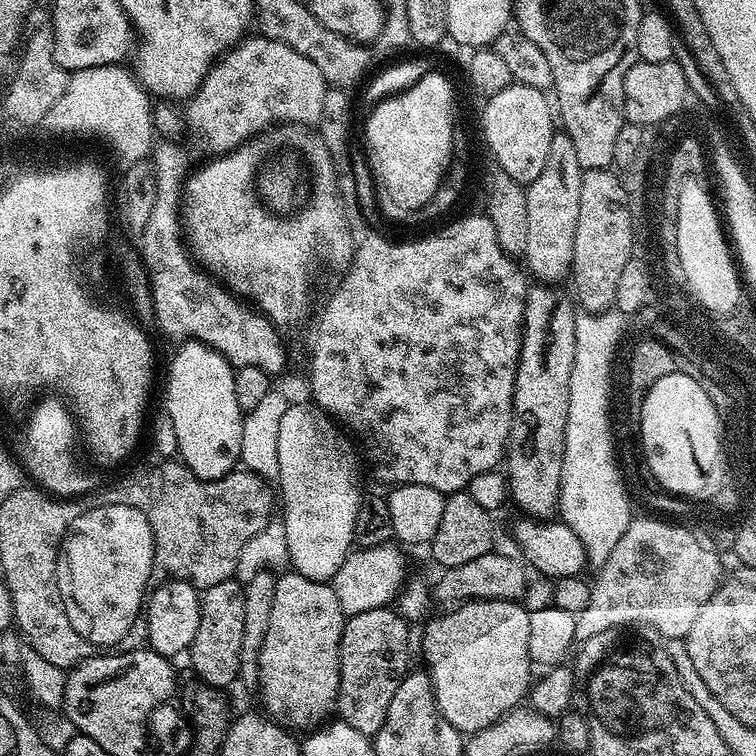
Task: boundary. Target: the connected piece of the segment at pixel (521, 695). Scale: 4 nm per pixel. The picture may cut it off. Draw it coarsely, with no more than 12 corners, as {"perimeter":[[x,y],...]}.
{"perimeter":[[466,600],[423,625],[446,722],[471,734],[529,695],[528,613]]}

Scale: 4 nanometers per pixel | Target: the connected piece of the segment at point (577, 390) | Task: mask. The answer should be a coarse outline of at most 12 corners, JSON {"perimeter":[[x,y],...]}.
{"perimeter":[[576,340],[558,516],[587,563],[634,518],[616,474],[615,342]]}

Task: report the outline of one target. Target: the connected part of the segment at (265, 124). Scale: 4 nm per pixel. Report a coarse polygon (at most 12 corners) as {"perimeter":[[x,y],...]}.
{"perimeter":[[252,34],[187,101],[212,154],[278,124],[316,126],[330,87]]}

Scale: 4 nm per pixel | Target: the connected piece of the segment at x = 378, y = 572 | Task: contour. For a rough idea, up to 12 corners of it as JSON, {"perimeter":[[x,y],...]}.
{"perimeter":[[403,547],[356,548],[330,581],[345,617],[395,601]]}

